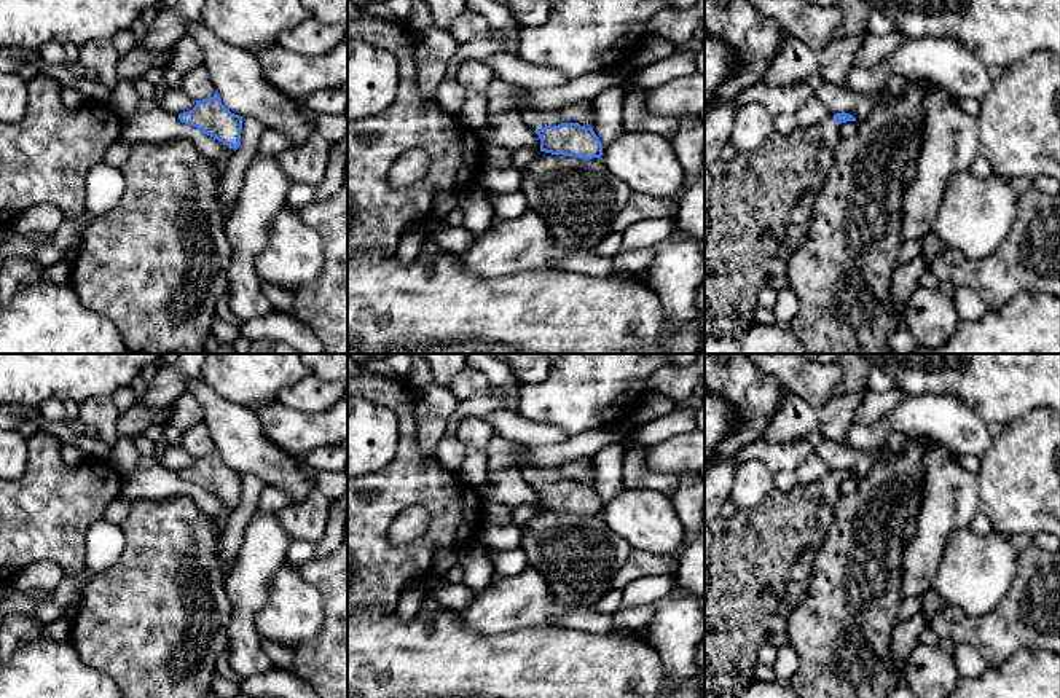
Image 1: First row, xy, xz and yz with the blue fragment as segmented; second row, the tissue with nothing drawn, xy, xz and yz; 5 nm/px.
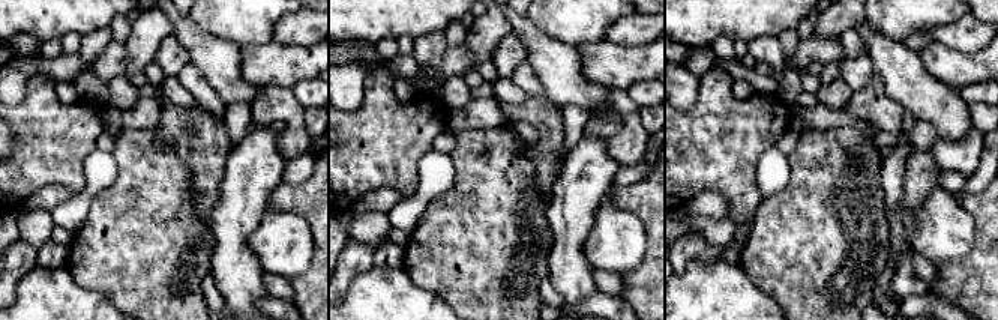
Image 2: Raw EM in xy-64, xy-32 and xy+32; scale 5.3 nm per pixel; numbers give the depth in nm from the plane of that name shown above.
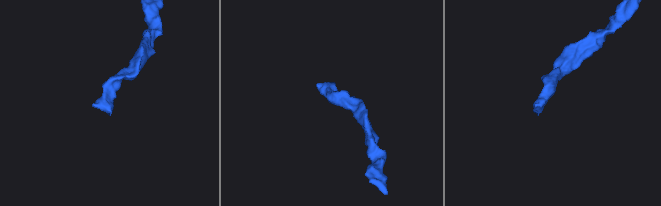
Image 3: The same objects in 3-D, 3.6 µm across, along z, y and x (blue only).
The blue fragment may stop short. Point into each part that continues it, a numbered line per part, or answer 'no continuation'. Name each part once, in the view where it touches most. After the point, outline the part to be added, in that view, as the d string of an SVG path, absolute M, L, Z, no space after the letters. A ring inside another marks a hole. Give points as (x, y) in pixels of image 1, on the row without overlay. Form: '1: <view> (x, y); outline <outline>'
1: xz (536, 477); outline M523 467L521 473L532 488L563 480L563 476L558 473L558 467Z

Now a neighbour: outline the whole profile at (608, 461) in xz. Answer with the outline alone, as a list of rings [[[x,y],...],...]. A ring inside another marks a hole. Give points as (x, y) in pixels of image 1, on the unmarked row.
[[[620,441],[604,445],[593,456],[595,476],[593,488],[599,494],[603,504],[614,499],[622,489],[622,446]]]

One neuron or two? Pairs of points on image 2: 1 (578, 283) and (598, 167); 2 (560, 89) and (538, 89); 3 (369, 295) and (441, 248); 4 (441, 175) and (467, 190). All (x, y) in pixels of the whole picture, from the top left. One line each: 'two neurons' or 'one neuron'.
1: one neuron
2: two neurons
3: two neurons
4: two neurons

